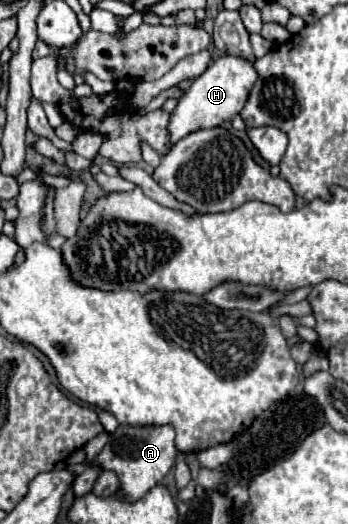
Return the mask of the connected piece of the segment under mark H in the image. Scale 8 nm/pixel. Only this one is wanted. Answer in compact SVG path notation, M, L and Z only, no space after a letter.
M220 56L218 60L214 60L206 68L206 72L198 76L188 86L188 90L184 90L184 94L178 98L176 108L170 112L170 122L168 122L170 144L176 144L180 138L184 138L190 132L202 128L214 128L230 122L232 116L236 116L244 108L244 102L256 78L258 74L250 60L242 60L236 56Z

